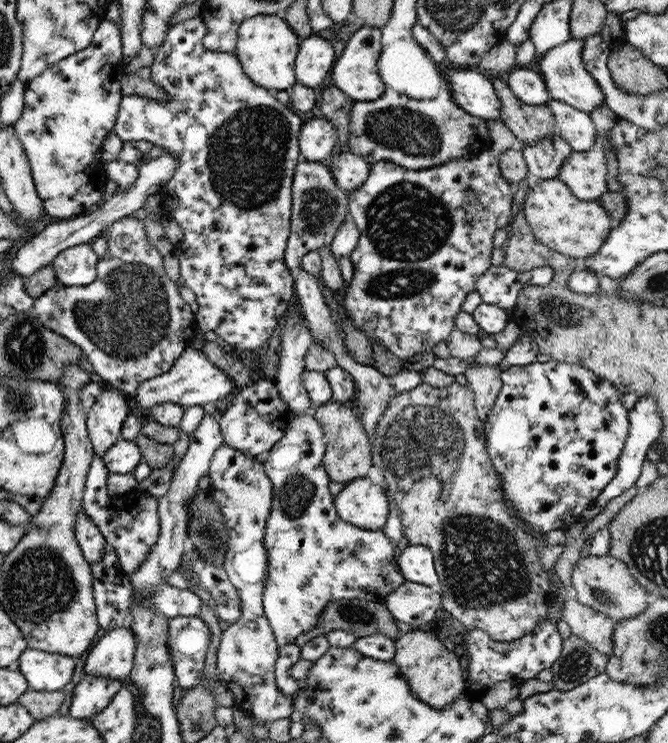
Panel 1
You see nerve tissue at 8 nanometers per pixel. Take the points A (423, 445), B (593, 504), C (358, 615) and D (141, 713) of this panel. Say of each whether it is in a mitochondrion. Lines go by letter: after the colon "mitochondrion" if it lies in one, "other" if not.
A: mitochondrion
B: other
C: mitochondrion
D: other

